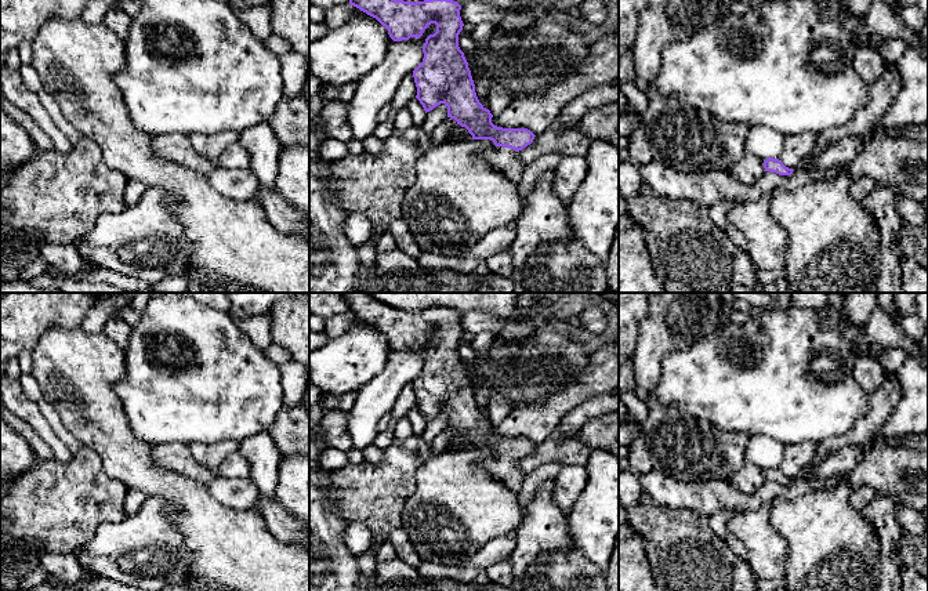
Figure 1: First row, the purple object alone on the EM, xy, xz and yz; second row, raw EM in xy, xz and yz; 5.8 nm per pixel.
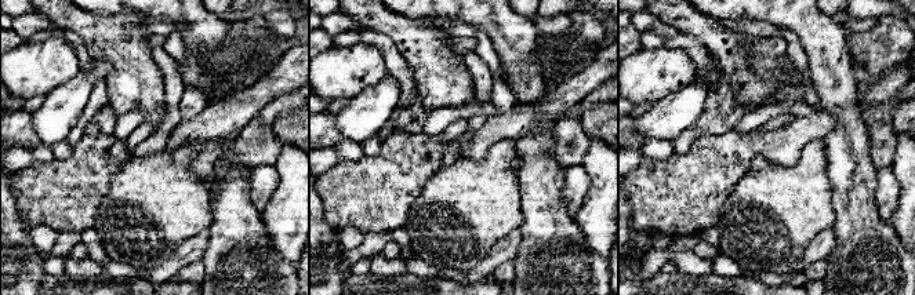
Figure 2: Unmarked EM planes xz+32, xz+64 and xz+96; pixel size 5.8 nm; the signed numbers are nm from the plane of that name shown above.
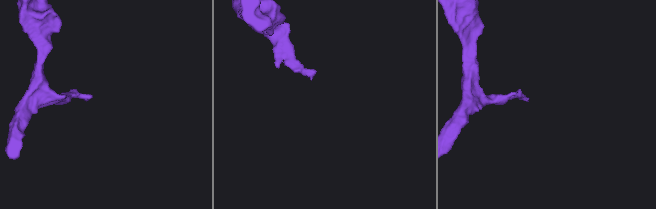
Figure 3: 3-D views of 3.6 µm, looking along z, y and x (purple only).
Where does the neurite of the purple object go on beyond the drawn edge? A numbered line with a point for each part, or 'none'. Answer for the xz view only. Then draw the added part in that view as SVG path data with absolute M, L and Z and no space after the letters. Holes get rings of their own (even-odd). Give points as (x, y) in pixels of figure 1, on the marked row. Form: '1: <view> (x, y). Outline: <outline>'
1: xz (506, 160). Outline: M490 146L478 153L479 159L489 162L496 170L503 173L514 184L519 184L525 164L519 160L518 152L505 146Z

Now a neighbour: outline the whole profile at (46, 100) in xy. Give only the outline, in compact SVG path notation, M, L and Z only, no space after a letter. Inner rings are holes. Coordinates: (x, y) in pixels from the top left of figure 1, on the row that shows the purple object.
M44 90L39 91L37 97L57 127L68 137L72 144L77 142L83 135L65 119L55 99Z

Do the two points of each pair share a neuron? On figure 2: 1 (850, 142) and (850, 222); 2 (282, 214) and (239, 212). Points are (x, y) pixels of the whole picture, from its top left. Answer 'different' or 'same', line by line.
1: same
2: different

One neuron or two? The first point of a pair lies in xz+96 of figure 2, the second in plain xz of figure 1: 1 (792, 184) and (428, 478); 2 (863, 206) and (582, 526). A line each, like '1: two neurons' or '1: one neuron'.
1: one neuron
2: two neurons

